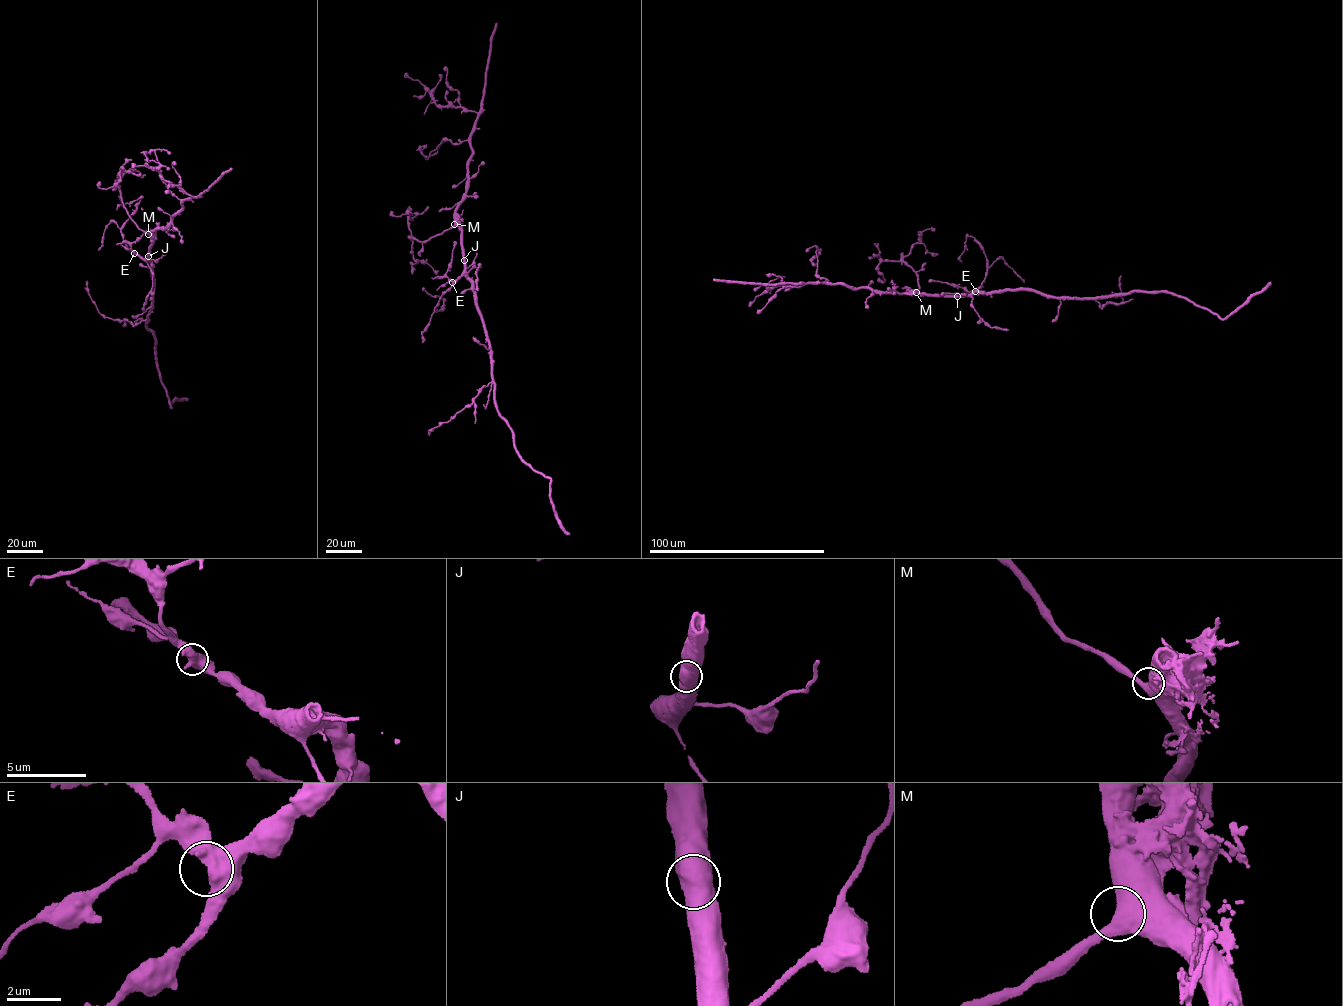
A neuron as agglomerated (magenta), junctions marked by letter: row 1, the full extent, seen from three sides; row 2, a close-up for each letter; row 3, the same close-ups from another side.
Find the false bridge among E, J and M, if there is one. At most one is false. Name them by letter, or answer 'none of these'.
none of these

